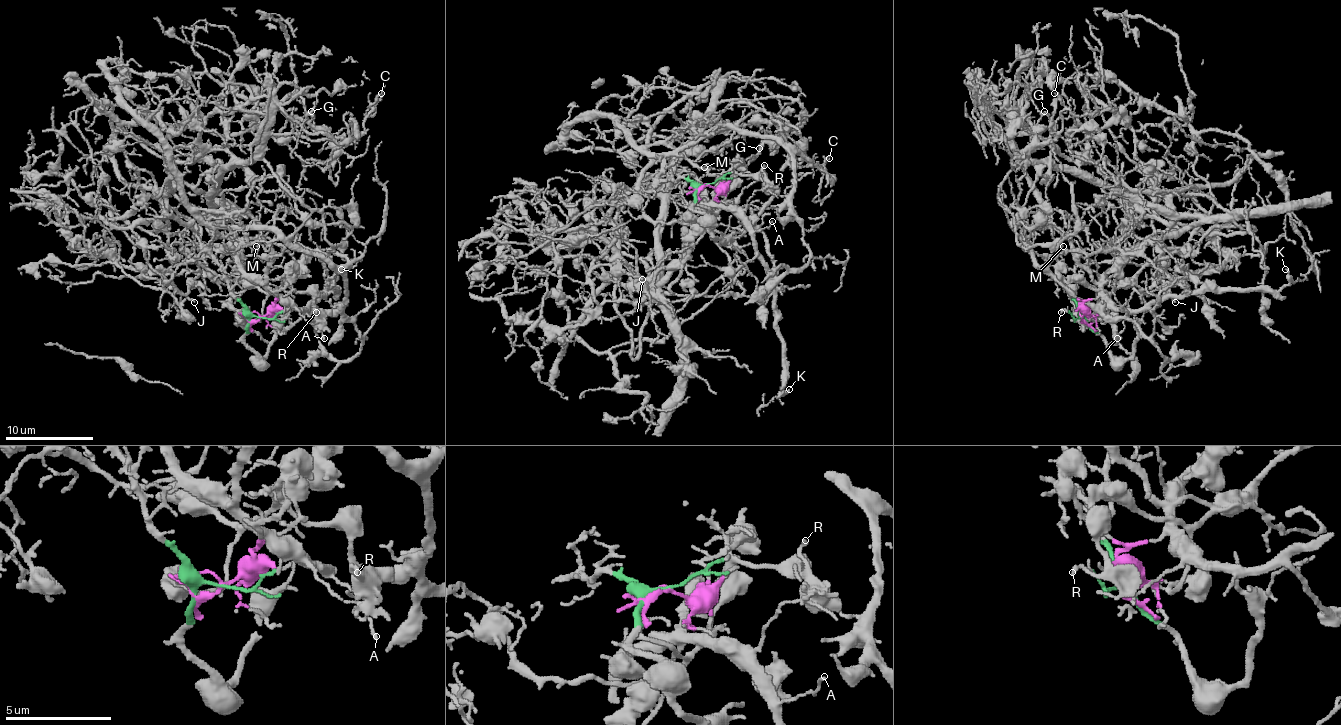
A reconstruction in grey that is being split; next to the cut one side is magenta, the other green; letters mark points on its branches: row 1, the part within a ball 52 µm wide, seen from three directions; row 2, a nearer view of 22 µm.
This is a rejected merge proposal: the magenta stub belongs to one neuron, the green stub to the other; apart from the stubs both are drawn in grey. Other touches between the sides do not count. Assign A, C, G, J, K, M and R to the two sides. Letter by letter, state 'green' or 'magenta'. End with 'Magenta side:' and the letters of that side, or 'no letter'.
A: magenta
C: green
G: green
J: green
K: magenta
M: green
R: magenta
Magenta side: A, K, R

